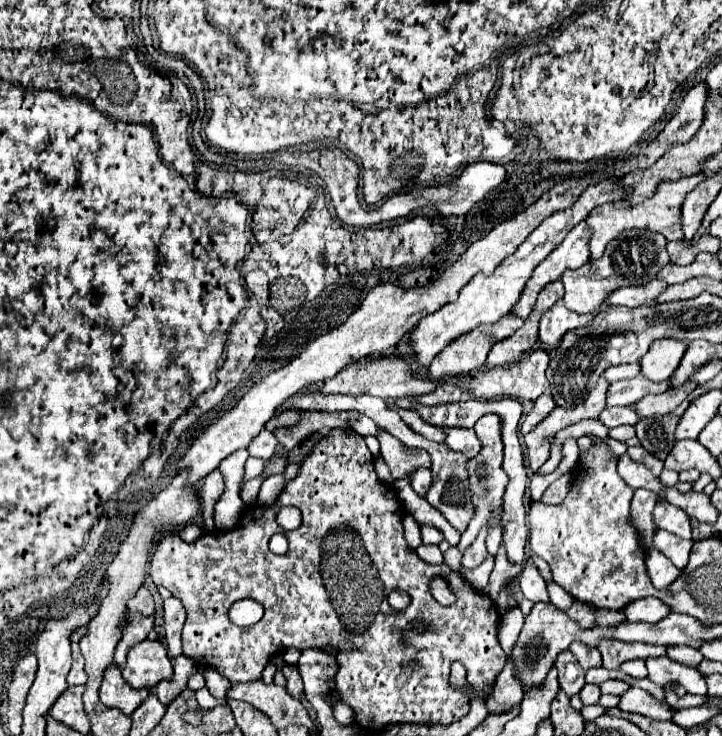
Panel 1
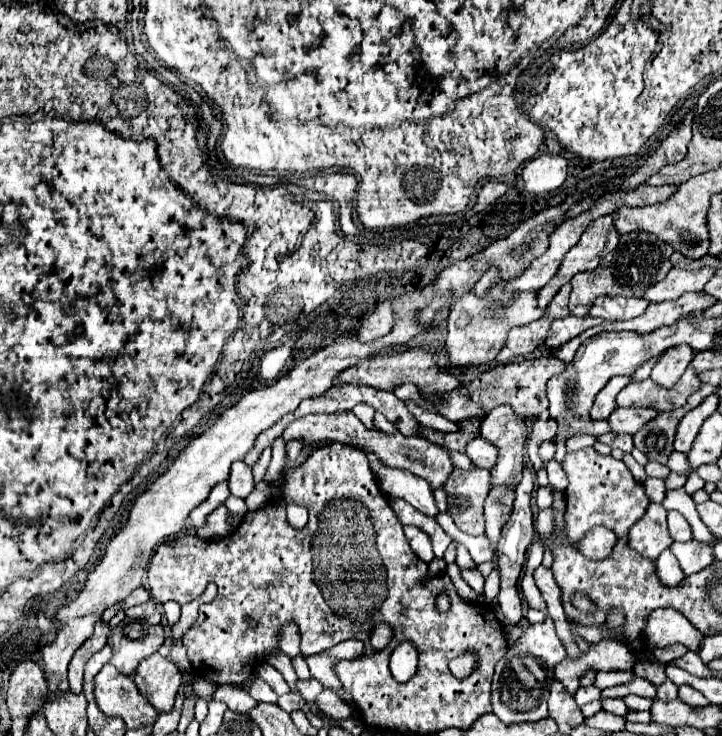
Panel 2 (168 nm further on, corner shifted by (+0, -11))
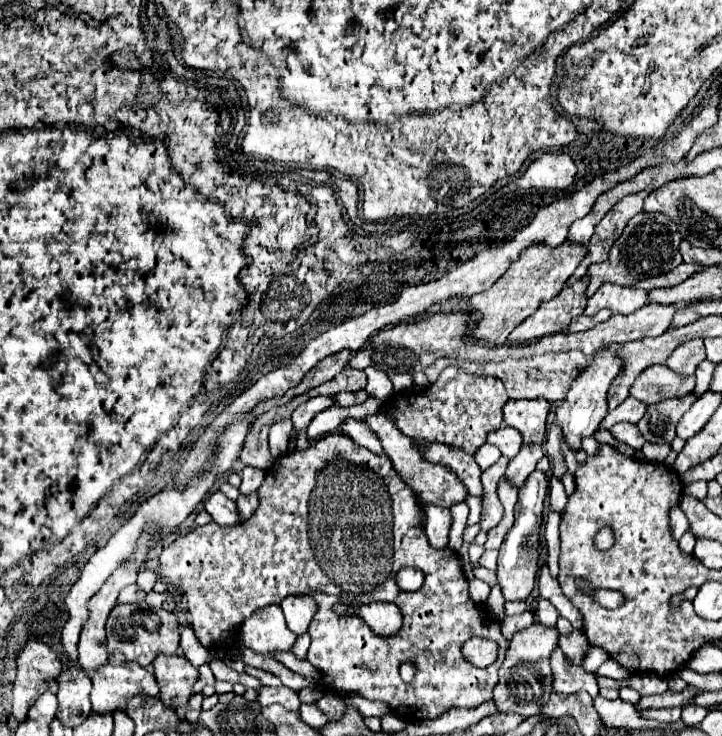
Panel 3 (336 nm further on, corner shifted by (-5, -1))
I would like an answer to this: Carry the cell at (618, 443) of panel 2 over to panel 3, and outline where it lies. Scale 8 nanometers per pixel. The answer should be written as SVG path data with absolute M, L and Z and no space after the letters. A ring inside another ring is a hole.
M620 422L616 424L614 428L610 428L610 434L612 434L616 440L620 440L620 442L624 442L624 444L636 448L636 450L640 450L640 448L644 446L644 442L646 442L644 436L640 434L638 426L628 422Z

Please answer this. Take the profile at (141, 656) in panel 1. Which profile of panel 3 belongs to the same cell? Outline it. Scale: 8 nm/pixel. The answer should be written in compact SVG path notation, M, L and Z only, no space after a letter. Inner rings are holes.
M158 654L152 668L160 686L160 700L170 708L184 708L198 680L198 670L190 660L178 654Z

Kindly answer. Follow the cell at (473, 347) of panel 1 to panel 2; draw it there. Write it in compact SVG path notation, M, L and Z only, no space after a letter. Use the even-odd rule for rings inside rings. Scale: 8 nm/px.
M503 286L491 288L483 298L475 294L475 290L467 290L451 308L447 318L449 334L447 334L447 352L451 364L457 368L483 364L495 360L497 352L503 348L507 334L511 328L525 326L543 316L543 310L537 306L537 292L505 292Z

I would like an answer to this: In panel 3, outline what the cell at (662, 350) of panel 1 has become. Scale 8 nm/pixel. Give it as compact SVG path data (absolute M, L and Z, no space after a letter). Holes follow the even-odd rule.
M700 338L690 340L680 344L668 358L666 358L666 366L676 372L676 374L694 374L696 366L704 360L704 342Z

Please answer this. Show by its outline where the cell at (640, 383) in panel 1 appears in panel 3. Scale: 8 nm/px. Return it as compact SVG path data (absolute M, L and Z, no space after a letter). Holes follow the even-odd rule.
M656 364L644 370L634 380L630 396L646 404L656 404L666 398L680 398L684 394L690 394L692 390L694 390L694 376L678 376L664 364Z

